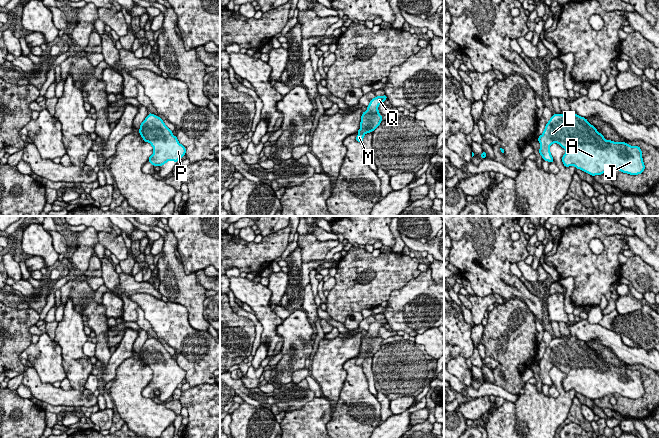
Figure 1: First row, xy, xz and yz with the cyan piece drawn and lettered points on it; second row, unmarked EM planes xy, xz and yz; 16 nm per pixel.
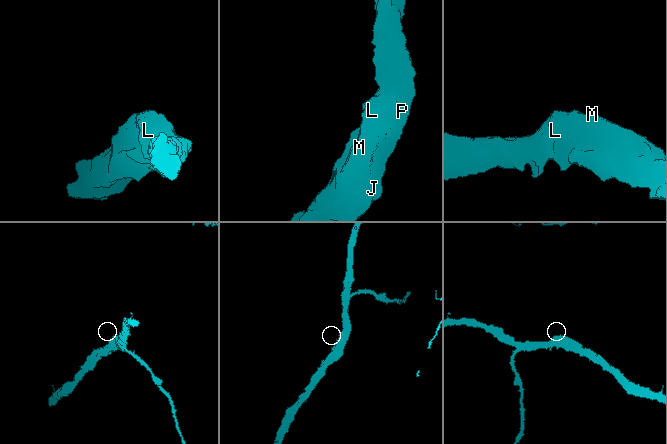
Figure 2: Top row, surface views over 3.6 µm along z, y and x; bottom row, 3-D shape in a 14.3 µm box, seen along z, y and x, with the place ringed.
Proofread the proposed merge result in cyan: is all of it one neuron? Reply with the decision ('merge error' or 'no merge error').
no merge error

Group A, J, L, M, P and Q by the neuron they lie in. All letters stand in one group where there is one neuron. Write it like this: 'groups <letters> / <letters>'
groups A J L M P Q

